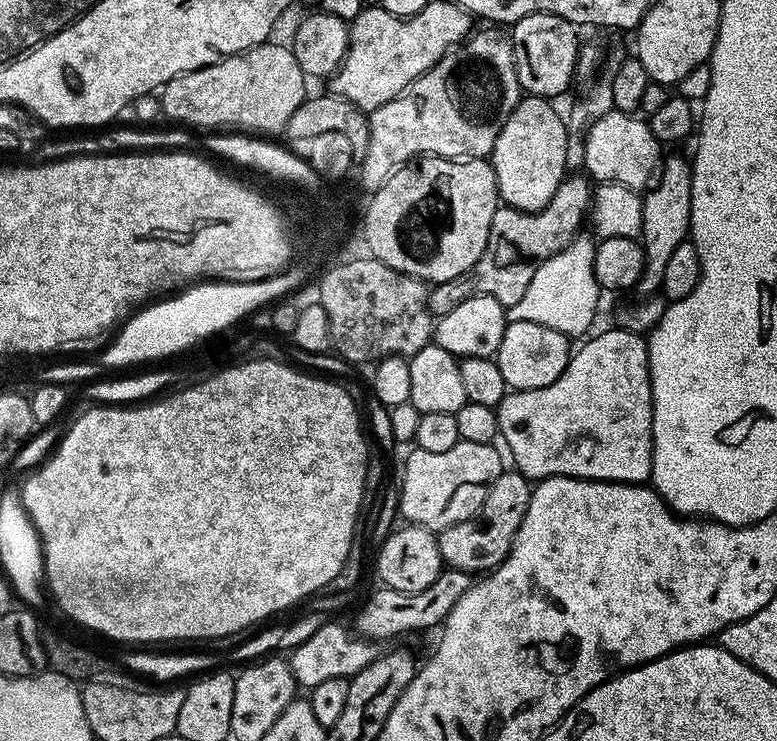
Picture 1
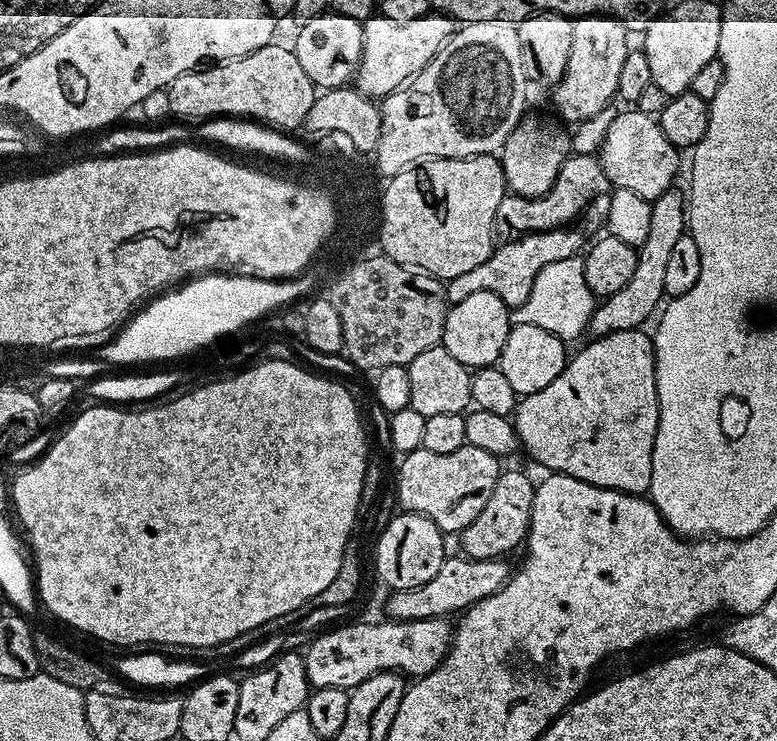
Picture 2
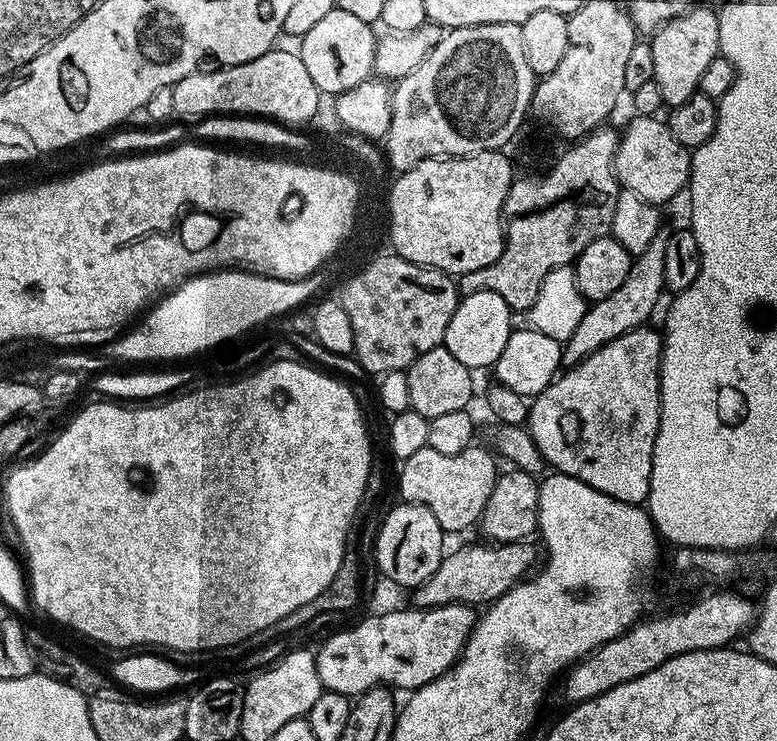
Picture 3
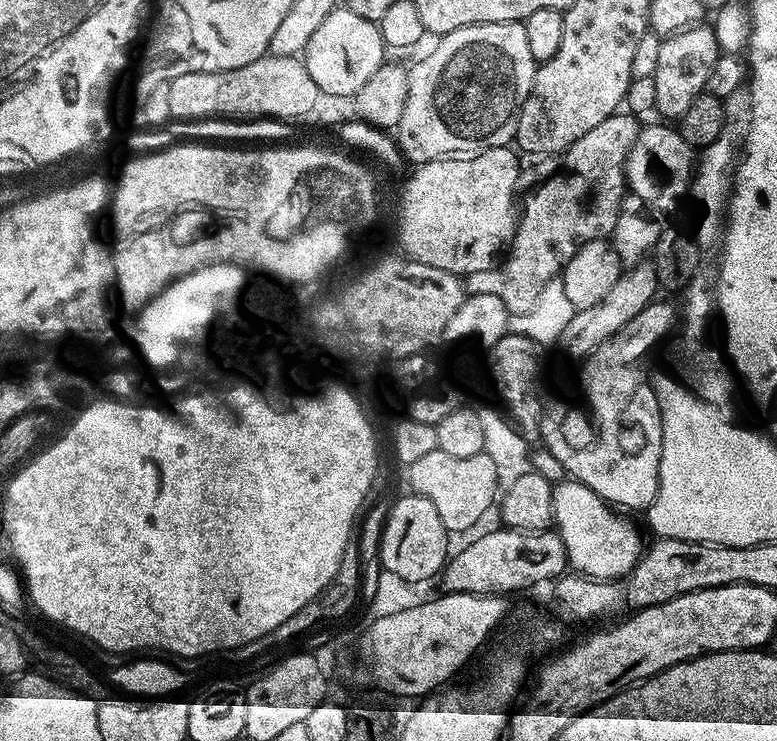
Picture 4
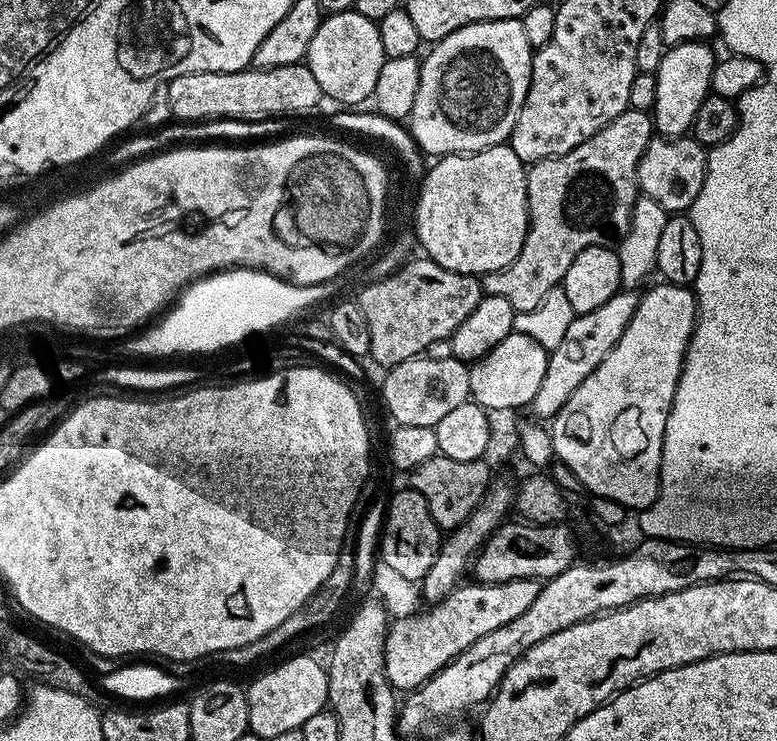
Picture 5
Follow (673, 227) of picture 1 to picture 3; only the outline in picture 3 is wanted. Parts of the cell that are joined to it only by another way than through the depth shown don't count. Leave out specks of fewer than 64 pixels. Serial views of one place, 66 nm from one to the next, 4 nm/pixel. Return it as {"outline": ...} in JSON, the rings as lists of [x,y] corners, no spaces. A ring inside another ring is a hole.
{"outline":[[[661,230],[654,234],[654,242],[642,250],[642,254],[634,257],[630,266],[630,274],[626,274],[626,282],[614,290],[614,294],[595,301],[583,314],[582,322],[562,344],[562,360],[565,365],[581,364],[594,350],[606,346],[614,338],[635,328],[643,328],[649,323],[652,311],[660,304],[660,295],[665,295],[664,275],[666,274],[666,242],[669,233]]]}

